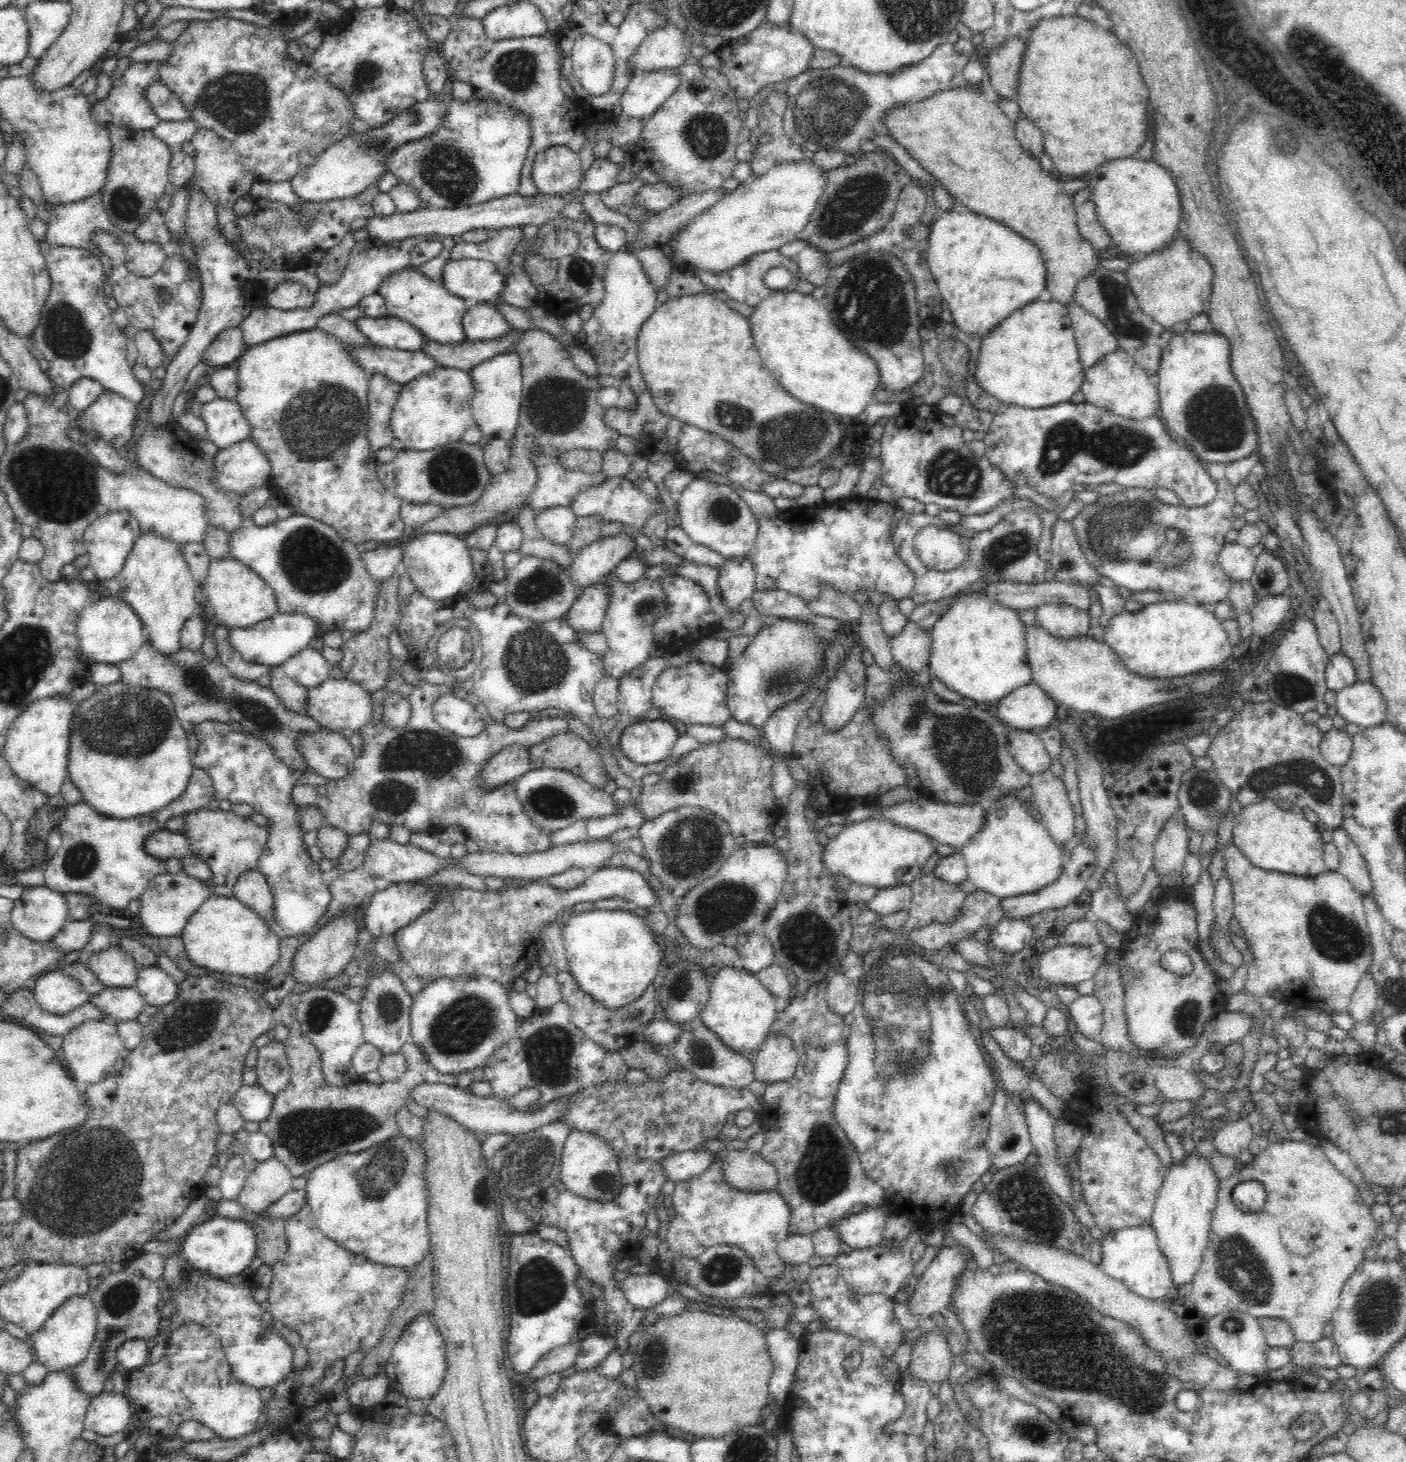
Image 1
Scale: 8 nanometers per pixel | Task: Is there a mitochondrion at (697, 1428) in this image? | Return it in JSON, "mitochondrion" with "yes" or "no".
{"mitochondrion":"no"}

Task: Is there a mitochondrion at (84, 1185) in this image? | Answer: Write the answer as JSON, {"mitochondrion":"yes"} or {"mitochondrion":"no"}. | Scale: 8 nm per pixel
{"mitochondrion":"yes"}

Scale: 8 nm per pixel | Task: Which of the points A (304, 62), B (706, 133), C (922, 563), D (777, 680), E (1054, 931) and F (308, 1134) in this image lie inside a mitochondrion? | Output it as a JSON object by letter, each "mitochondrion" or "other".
{"A":"other","B":"mitochondrion","C":"other","D":"mitochondrion","E":"other","F":"mitochondrion"}

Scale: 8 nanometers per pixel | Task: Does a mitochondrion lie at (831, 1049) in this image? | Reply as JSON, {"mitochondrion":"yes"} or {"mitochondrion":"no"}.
{"mitochondrion":"no"}

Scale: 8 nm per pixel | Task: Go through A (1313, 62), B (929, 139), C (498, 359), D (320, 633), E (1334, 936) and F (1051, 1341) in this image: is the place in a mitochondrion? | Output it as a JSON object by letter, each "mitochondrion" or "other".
{"A":"mitochondrion","B":"other","C":"other","D":"other","E":"mitochondrion","F":"mitochondrion"}

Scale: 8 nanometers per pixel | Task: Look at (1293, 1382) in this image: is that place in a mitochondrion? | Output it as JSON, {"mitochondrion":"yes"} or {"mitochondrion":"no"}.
{"mitochondrion":"no"}

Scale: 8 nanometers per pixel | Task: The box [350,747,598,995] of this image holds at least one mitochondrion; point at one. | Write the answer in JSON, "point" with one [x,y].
{"point":[552,802]}

